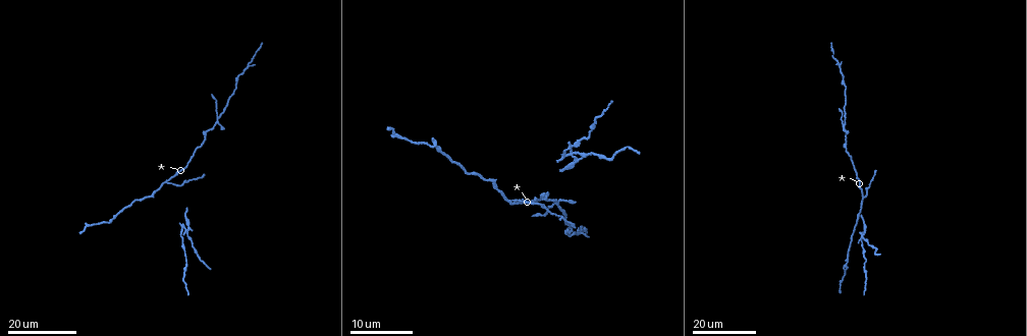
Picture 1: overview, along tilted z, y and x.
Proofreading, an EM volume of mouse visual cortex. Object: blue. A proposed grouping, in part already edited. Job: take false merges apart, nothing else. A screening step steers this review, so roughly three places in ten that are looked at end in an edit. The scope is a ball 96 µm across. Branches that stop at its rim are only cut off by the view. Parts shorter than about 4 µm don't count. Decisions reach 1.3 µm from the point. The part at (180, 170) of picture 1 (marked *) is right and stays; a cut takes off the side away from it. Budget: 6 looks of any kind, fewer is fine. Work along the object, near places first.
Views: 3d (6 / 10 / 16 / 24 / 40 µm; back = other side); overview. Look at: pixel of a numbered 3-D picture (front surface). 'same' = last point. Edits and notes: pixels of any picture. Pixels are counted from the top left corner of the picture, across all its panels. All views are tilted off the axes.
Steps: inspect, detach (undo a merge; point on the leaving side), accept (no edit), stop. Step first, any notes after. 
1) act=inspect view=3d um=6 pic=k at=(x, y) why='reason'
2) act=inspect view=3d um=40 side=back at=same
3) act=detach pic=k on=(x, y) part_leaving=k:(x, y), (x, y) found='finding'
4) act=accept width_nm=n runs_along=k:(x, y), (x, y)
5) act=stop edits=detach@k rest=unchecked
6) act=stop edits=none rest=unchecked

act=inspect view=3d um=16 pic=1 at=(217, 116) why='three arms meet'

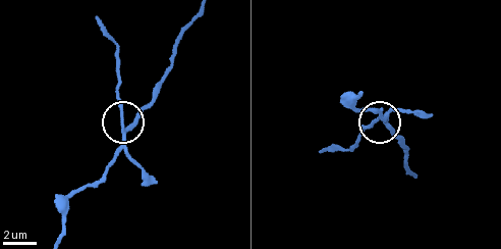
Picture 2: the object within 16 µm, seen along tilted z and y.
act=inspect view=3d um=10 pic=2 at=(121, 125)

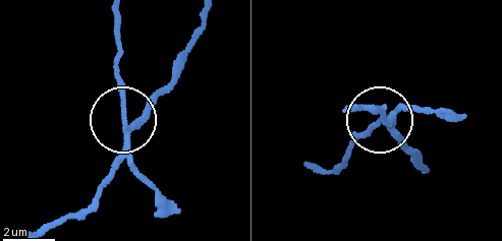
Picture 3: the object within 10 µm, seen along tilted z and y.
act=detach pic=3 on=(124, 102) side_arm_um=8 arms=3 found='two neurons meet here'

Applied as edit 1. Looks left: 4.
act=inspect view=3d um=24 pic=1 at=(509, 202) why='side arm on a straight run'

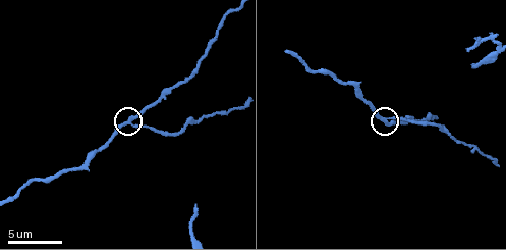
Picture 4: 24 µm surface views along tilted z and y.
act=inspect view=3d um=6 pic=4 at=(129, 124)

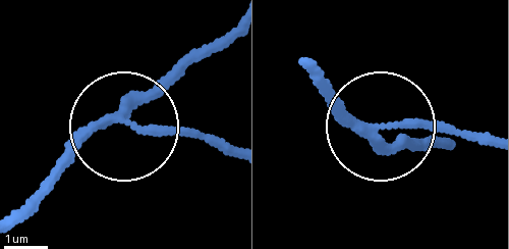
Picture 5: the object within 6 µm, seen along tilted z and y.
act=detach pic=5 on=(171, 135) part_leaving=5:(107, 117), (229, 143) found='two neurons meet here'

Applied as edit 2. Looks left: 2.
act=inspect view=3d um=16 pic=1 at=(405, 137) why='sudden change in width'

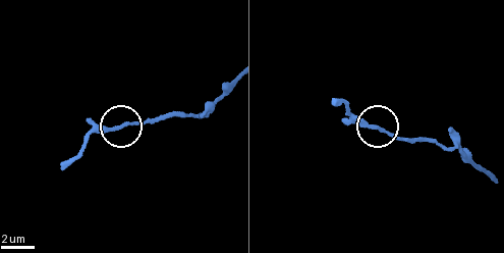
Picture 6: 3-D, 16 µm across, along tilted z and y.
act=inspect view=3d um=10 pic=6 at=(120, 127) why='zoom in'

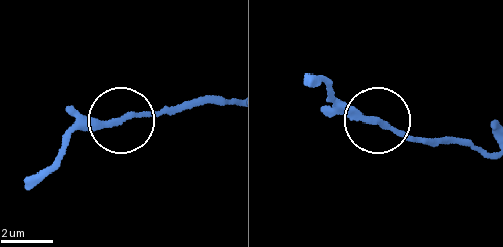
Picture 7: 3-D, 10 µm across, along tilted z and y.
act=accept width_nm=190 runs_along=7:(228, 100), (198, 99), (113, 120), (81, 118), (67, 127) found='one neuron here'

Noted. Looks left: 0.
act=stop edits=detach@3,detach@5 rest=unchecked

